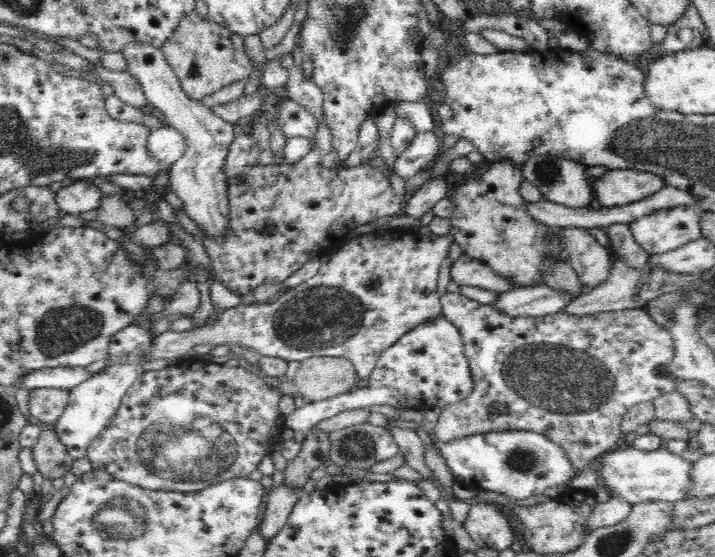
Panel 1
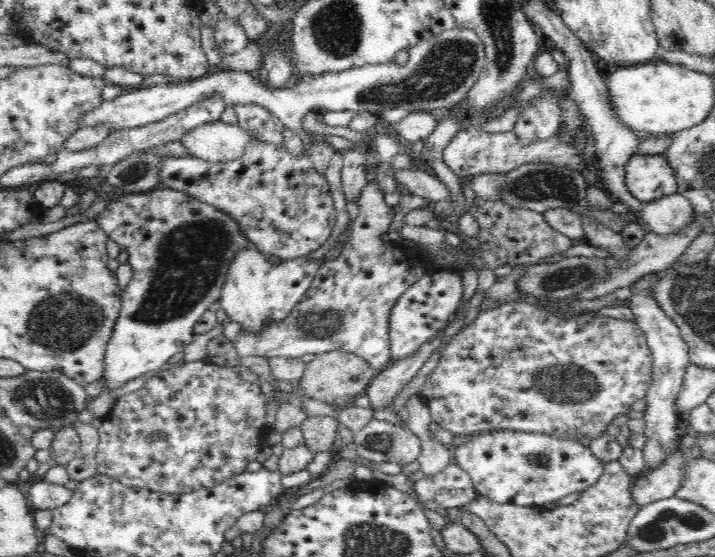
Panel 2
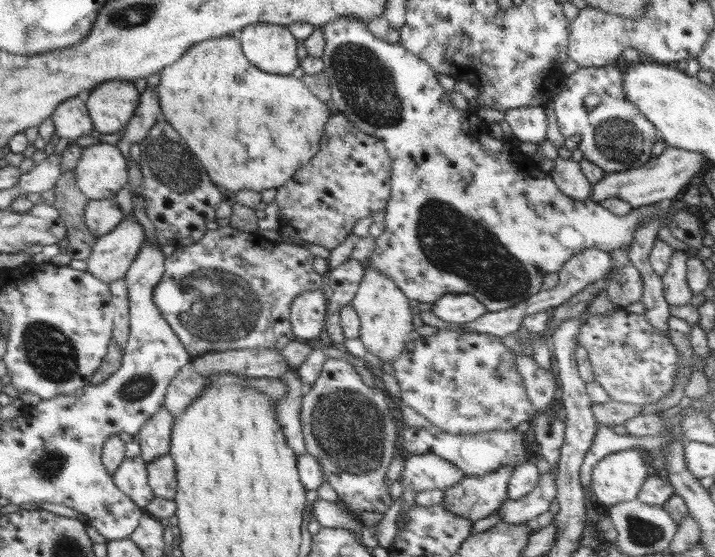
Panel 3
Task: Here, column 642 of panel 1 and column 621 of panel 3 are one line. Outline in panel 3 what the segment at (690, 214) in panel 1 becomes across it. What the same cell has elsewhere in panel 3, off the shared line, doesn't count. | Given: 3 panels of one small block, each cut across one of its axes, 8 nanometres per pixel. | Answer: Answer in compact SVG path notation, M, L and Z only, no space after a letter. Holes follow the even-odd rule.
M343 16L334 22L329 22L326 26L322 26L321 29L325 38L324 52L321 57L324 61L323 71L329 78L331 100L328 105L330 109L332 112L343 114L362 132L382 140L387 153L392 158L391 195L385 208L384 232L375 238L376 247L372 255L366 260L365 266L375 268L382 274L389 276L409 300L432 304L443 294L471 294L484 304L486 311L502 311L535 295L542 286L543 278L547 274L557 273L569 257L580 250L596 248L608 253L619 248L629 248L636 229L641 225L643 218L653 216L664 222L670 216L668 208L661 209L654 205L648 205L633 208L628 214L619 217L591 198L576 200L562 194L549 173L542 171L536 161L532 160L531 157L524 156L518 148L514 149L514 146L510 146L510 142L499 141L498 138L494 138L494 134L490 134L489 125L478 116L477 108L456 109L450 103L449 93L444 92L442 85L436 79L435 72L427 62L414 56L398 43L389 43L387 40L376 38L368 30L365 22L353 16L348 18Z

